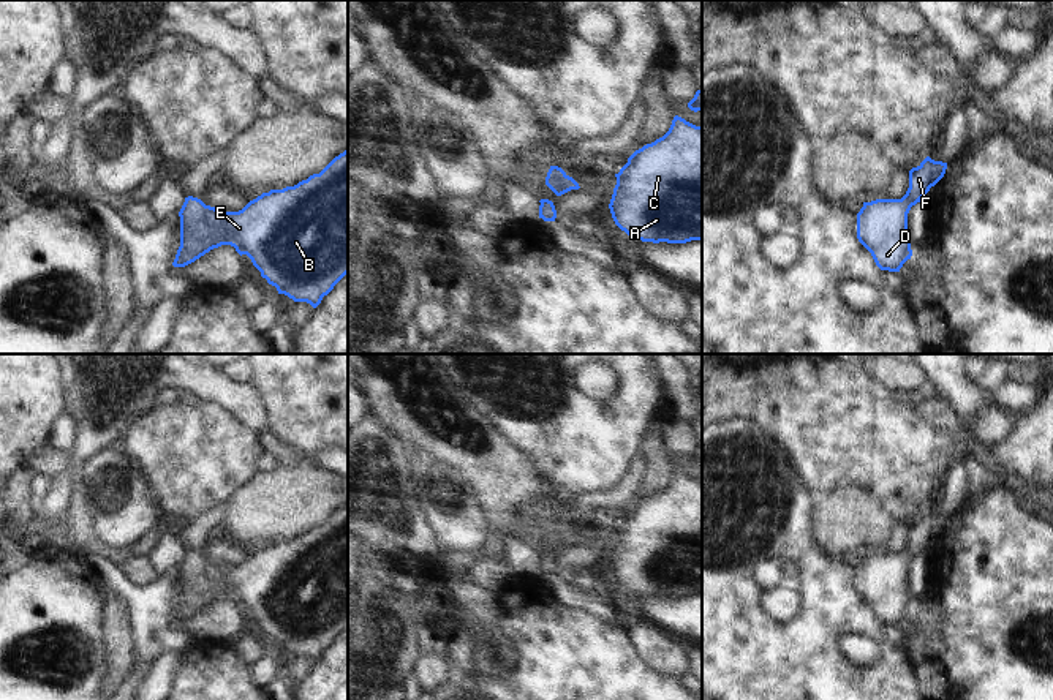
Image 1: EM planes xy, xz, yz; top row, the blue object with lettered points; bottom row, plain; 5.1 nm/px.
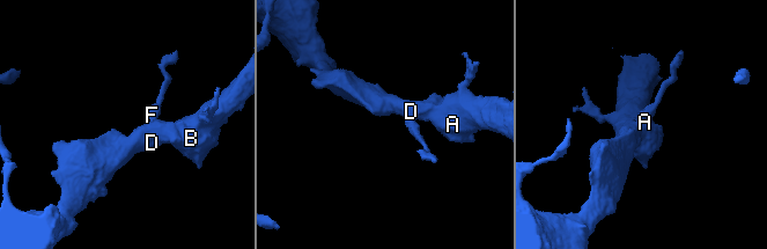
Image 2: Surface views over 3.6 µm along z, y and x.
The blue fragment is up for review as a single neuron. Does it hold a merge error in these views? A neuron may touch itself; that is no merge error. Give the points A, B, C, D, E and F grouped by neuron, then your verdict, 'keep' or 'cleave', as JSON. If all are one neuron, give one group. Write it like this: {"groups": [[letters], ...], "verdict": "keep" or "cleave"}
{"groups": [["A", "B", "C", "D", "E", "F"]], "verdict": "keep"}

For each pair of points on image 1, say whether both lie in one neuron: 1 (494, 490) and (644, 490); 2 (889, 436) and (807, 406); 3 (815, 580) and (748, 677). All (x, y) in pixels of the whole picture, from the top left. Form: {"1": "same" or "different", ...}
{"1": "same", "2": "same", "3": "same"}

